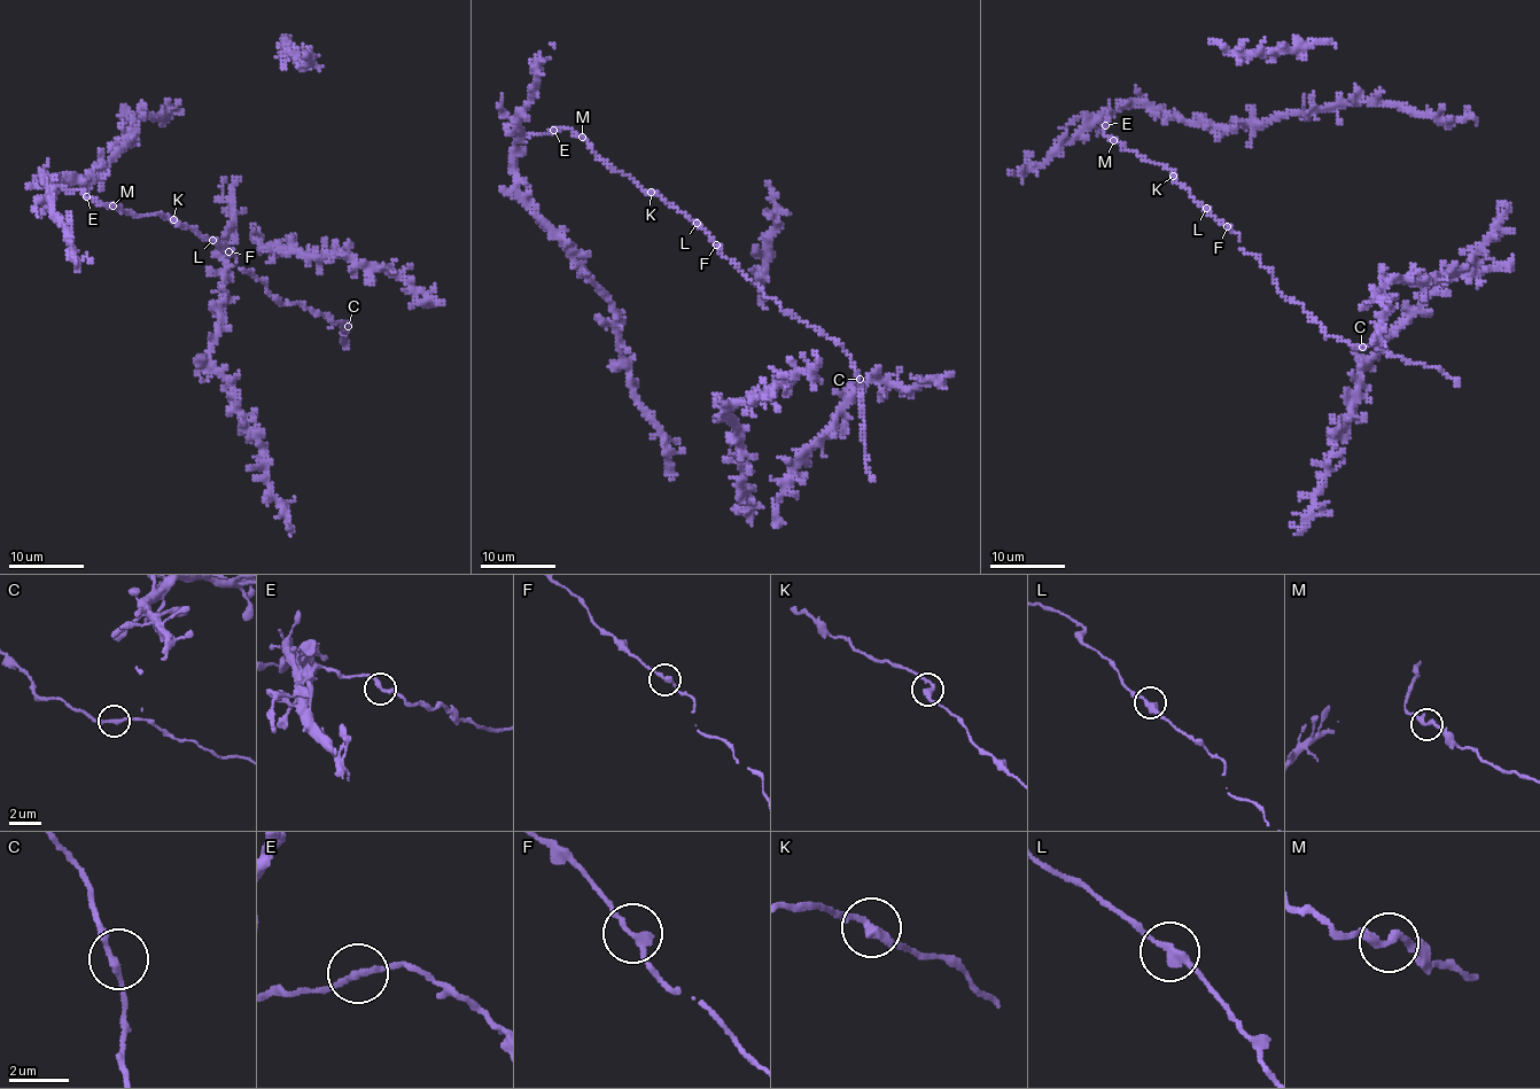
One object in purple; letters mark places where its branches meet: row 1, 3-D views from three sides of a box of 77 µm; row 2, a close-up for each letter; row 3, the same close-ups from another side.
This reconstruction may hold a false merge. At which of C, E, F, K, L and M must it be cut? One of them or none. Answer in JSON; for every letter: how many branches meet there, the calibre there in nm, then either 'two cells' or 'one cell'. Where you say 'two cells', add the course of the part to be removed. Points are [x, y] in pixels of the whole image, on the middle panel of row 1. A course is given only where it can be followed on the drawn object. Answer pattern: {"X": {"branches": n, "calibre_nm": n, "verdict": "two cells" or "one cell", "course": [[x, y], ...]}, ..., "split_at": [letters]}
{"C": {"branches": 2, "calibre_nm": 200, "verdict": "one cell"}, "E": {"branches": 2, "calibre_nm": 220, "verdict": "one cell"}, "F": {"branches": 2, "calibre_nm": 260, "verdict": "one cell"}, "K": {"branches": 2, "calibre_nm": 280, "verdict": "one cell"}, "L": {"branches": 2, "calibre_nm": 320, "verdict": "one cell"}, "M": {"branches": 2, "calibre_nm": 240, "verdict": "one cell"}, "split_at": []}

